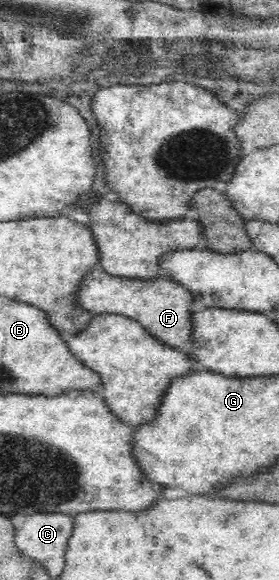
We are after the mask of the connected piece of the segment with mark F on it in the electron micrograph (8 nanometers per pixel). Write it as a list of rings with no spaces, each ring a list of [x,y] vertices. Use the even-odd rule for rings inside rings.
[[[97,264],[77,284],[73,302],[92,315],[107,313],[132,318],[163,344],[173,348],[185,346],[189,350],[192,294],[182,284],[163,275],[153,279],[113,277]]]

